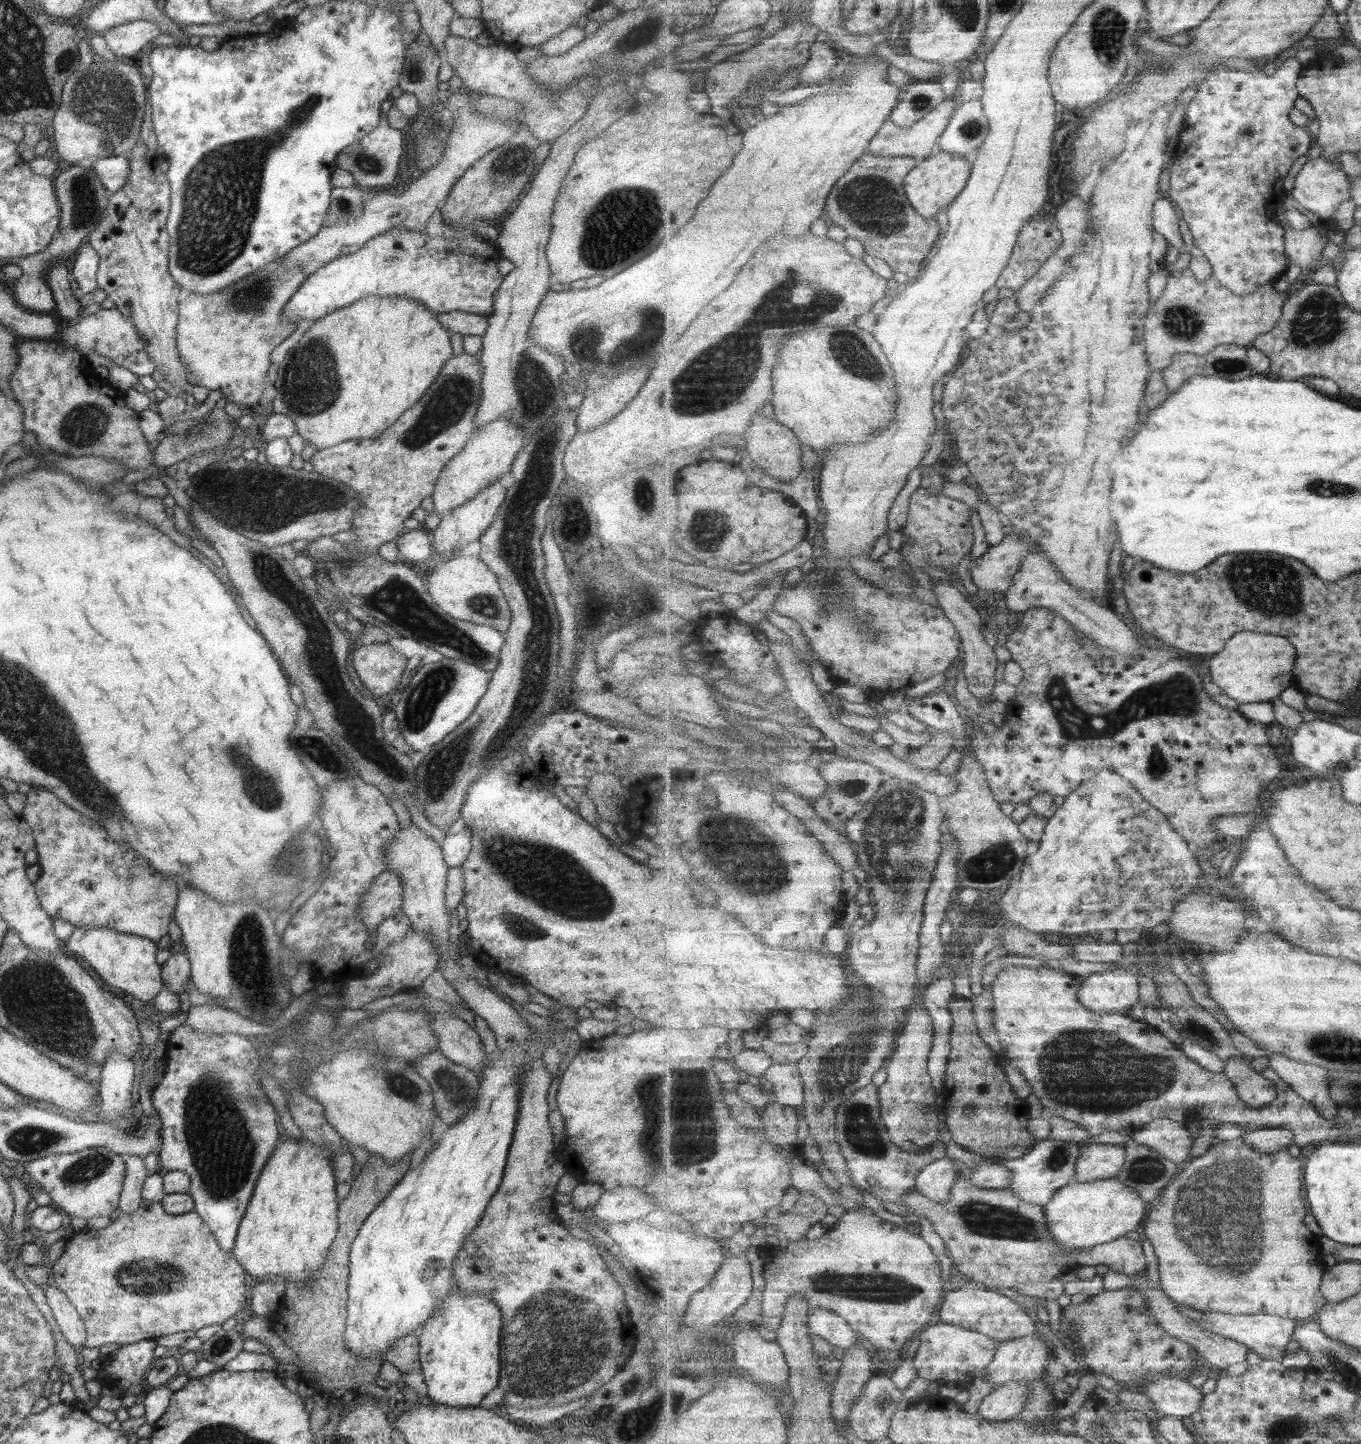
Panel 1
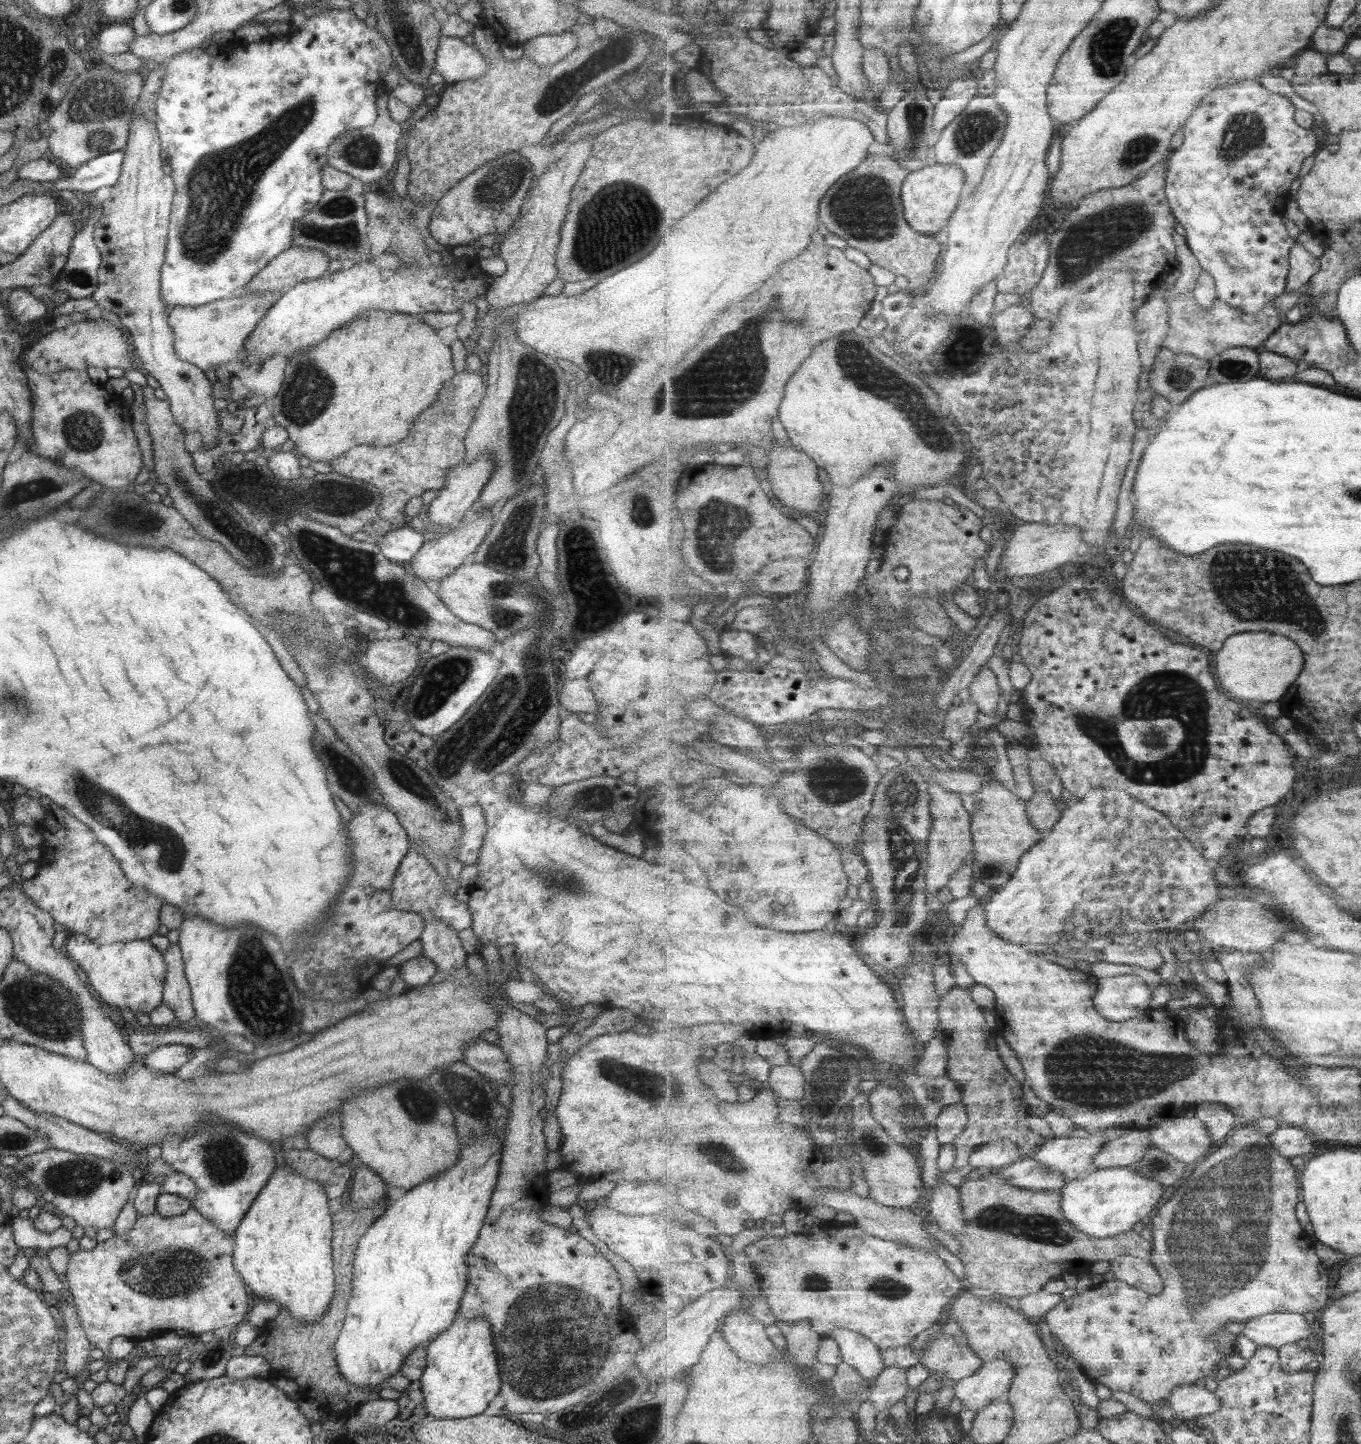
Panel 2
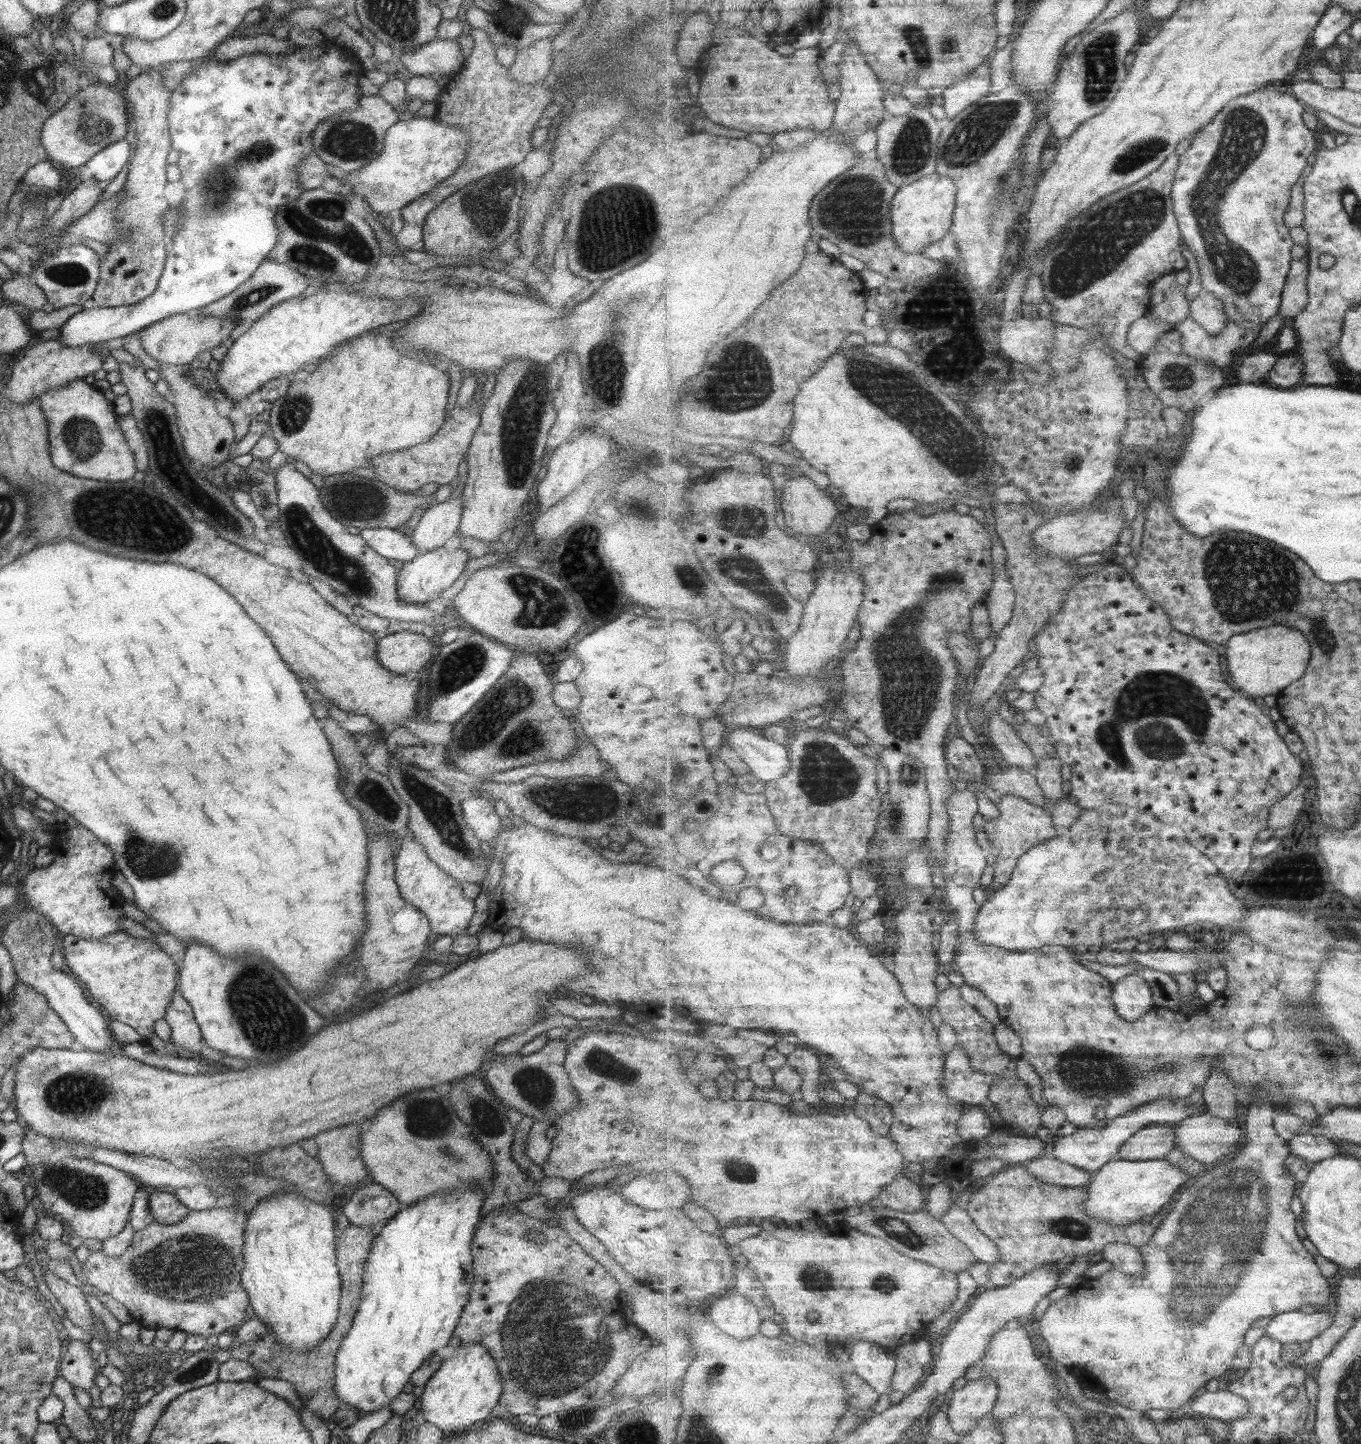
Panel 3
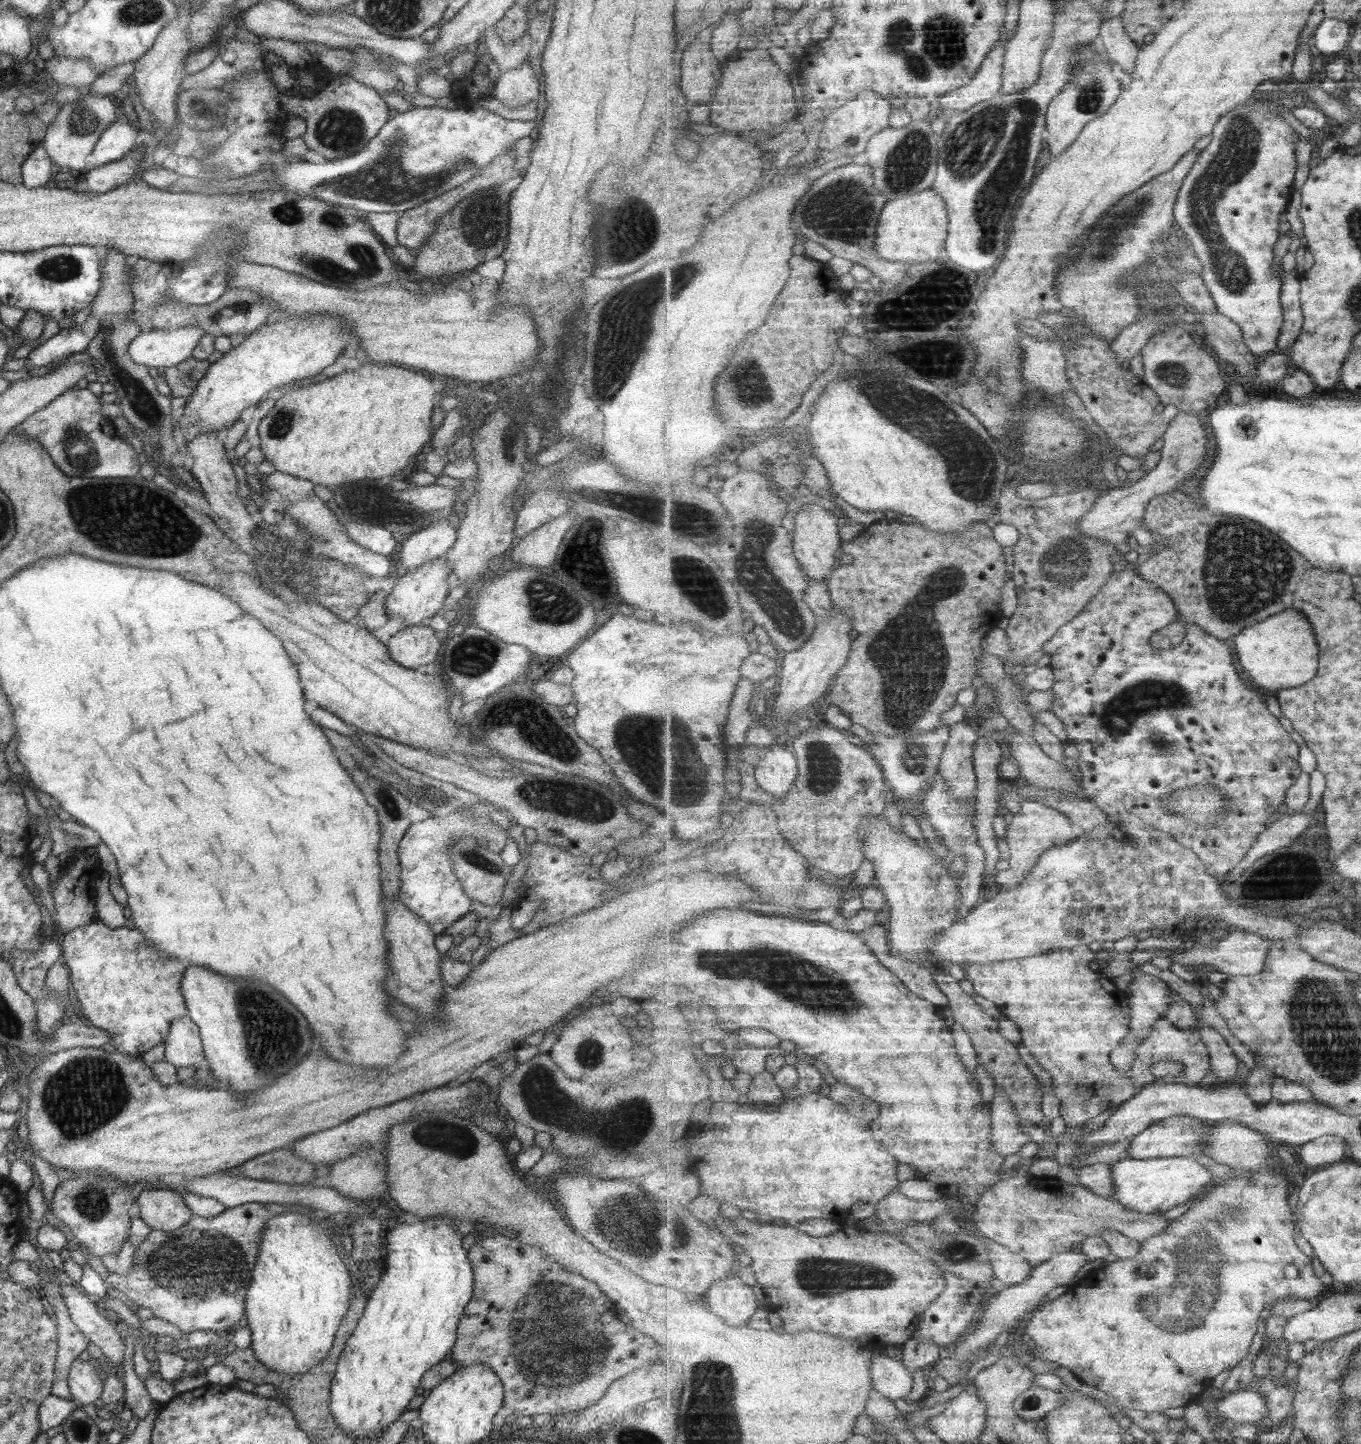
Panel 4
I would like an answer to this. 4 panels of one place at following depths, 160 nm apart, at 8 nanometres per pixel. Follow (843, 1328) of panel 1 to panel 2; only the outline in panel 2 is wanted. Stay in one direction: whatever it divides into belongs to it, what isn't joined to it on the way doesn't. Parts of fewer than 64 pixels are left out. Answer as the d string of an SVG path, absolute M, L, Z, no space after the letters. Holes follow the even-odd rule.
M835 1329L828 1337L839 1344L843 1360L854 1366L867 1382L874 1382L883 1373L886 1364L881 1349L863 1334L848 1329Z

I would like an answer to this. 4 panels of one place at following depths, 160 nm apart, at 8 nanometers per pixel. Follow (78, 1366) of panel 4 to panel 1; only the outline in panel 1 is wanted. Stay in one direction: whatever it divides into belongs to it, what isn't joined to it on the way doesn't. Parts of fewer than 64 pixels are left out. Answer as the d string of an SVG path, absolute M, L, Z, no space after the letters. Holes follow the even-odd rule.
M54 1285L42 1292L65 1342L71 1345L73 1349L81 1350L85 1341L84 1323L73 1306L69 1304L68 1298Z

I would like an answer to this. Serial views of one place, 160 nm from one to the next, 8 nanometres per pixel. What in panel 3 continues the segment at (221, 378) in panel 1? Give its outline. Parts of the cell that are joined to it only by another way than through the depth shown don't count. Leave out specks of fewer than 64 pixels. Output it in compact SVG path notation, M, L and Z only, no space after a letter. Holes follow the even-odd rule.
M200 309L193 311L187 311L186 313L174 315L164 318L155 324L146 326L141 332L138 332L139 342L143 352L150 359L157 361L157 363L165 363L165 365L179 365L189 367L192 360L201 351L211 351L221 344L221 339L226 338L229 332L233 330L234 322L227 320L226 318L220 318L220 316L203 316L200 314Z

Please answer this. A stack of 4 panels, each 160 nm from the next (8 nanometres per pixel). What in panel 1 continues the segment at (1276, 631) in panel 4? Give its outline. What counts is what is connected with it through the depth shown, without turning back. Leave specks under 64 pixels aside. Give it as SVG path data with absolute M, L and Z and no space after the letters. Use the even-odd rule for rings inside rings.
M1250 631L1235 634L1209 665L1212 682L1239 703L1271 702L1295 681L1297 649L1284 636Z

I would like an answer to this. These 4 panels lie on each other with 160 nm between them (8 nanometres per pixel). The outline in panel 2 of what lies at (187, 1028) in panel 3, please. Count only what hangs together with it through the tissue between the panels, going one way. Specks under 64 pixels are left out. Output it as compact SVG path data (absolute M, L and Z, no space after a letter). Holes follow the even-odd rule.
M170 944L167 950L162 953L162 957L165 964L162 1002L173 1012L177 1024L185 1022L185 1020L193 1018L195 1014L178 944Z

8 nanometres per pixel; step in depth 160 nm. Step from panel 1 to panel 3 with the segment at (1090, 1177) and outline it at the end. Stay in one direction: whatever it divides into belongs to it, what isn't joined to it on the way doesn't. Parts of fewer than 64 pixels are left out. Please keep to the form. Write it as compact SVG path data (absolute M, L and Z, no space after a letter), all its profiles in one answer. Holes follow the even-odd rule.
M1175 1124L1145 1127L1124 1142L1120 1158L1130 1161L1161 1160L1175 1147Z

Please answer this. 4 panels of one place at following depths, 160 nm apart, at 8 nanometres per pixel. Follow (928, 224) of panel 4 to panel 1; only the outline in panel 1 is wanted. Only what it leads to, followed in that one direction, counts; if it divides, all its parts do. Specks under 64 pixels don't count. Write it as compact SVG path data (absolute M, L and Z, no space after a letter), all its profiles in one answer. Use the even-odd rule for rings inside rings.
M938 148L929 159L920 160L919 164L909 172L904 187L915 210L925 218L933 218L960 196L968 185L971 173L972 162L969 159Z

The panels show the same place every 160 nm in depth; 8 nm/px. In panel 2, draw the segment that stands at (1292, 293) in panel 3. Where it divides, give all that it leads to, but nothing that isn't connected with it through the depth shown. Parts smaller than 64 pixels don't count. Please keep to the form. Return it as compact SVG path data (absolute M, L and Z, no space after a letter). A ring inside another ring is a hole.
M1294 244L1290 253L1290 273L1286 290L1291 292L1303 288L1303 284L1308 284L1320 268L1320 257L1307 252L1301 244Z

